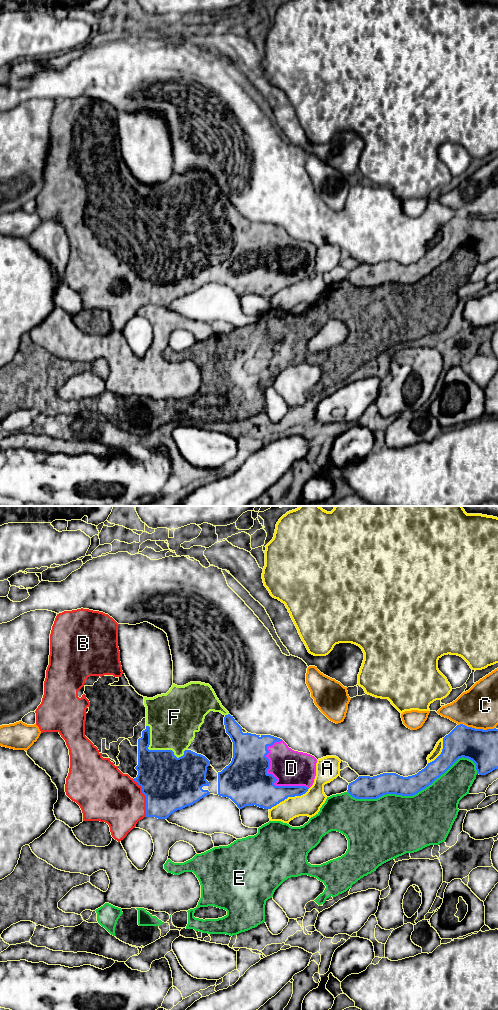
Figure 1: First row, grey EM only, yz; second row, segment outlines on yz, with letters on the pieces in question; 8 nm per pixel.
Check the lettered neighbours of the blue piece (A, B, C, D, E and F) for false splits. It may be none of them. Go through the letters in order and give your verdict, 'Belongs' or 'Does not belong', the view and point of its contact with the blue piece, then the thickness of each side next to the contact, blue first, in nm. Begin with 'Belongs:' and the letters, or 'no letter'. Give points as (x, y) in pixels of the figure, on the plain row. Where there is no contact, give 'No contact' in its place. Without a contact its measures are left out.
Belongs: B, D, F
A: Does not belong. Touches blue at yz (289, 284). Thickness 260 nm (blue) against 190 nm
B: Belongs. Touches blue at yz (146, 286). Thickness 440 nm (blue) against 420 nm
C: Does not belong. Touches blue at yz (476, 217). Thickness 280 nm (blue) against 320 nm
D: Belongs. Touches blue at yz (276, 268). Thickness 380 nm (blue) against 280 nm
E: Does not belong. Touches blue at yz (411, 283). Thickness 180 nm (blue) against 460 nm
F: Belongs. Touches blue at yz (157, 238). Thickness 400 nm (blue) against 380 nm

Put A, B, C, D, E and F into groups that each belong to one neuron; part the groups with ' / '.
A / B D F / C / E

